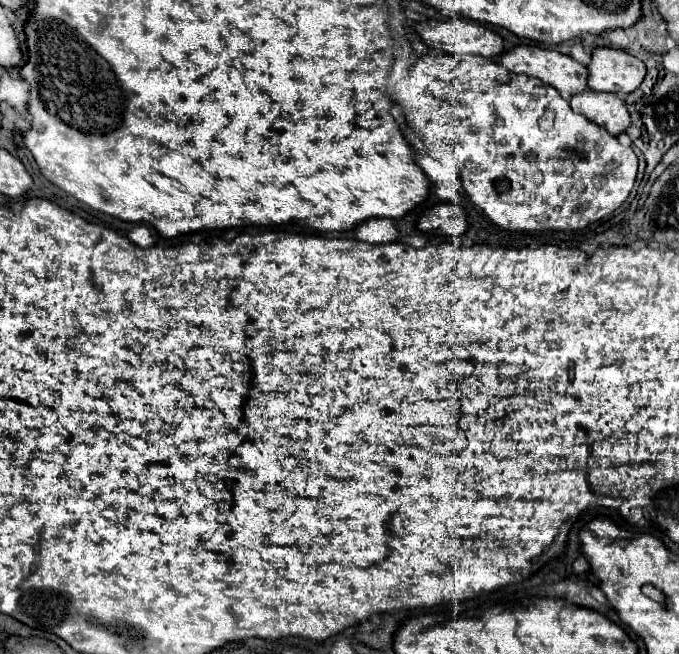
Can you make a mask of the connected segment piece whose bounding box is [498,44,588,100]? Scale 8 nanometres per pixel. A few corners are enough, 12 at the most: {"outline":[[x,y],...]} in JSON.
{"outline":[[518,44],[498,54],[564,100],[584,92],[586,66],[558,50]]}

